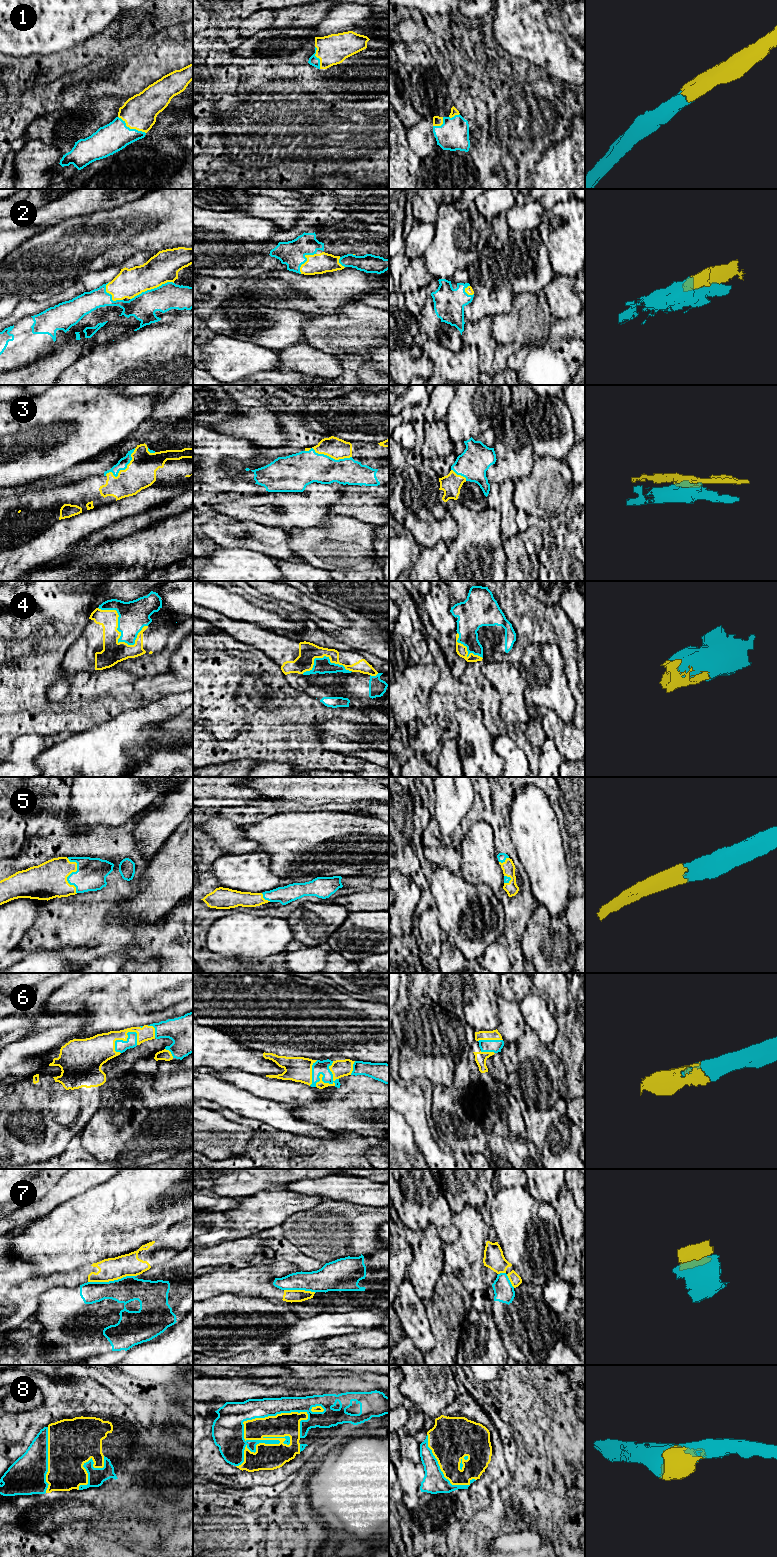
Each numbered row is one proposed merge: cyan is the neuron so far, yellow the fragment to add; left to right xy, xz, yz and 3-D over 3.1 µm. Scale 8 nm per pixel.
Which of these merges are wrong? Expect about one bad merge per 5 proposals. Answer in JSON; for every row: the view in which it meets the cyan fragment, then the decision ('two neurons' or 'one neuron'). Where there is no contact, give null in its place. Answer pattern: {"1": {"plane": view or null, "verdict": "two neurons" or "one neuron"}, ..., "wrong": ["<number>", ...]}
{"1": {"plane": "xy", "verdict": "one neuron"}, "2": {"plane": "xy", "verdict": "one neuron"}, "3": {"plane": "xz", "verdict": "one neuron"}, "4": {"plane": "xy", "verdict": "one neuron"}, "5": {"plane": "xy", "verdict": "one neuron"}, "6": {"plane": "xz", "verdict": "one neuron"}, "7": {"plane": "xy", "verdict": "two neurons"}, "8": {"plane": "xz", "verdict": "one neuron"}, "wrong": ["7"]}

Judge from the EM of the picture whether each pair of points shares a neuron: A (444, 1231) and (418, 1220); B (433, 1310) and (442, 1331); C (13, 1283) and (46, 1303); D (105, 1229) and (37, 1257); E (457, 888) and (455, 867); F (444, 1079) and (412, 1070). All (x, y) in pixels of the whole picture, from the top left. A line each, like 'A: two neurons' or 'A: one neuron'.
A: one neuron
B: one neuron
C: two neurons
D: one neuron
E: two neurons
F: one neuron

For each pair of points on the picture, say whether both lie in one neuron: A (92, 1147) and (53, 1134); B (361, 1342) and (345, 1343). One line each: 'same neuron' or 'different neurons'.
A: different neurons
B: same neuron

